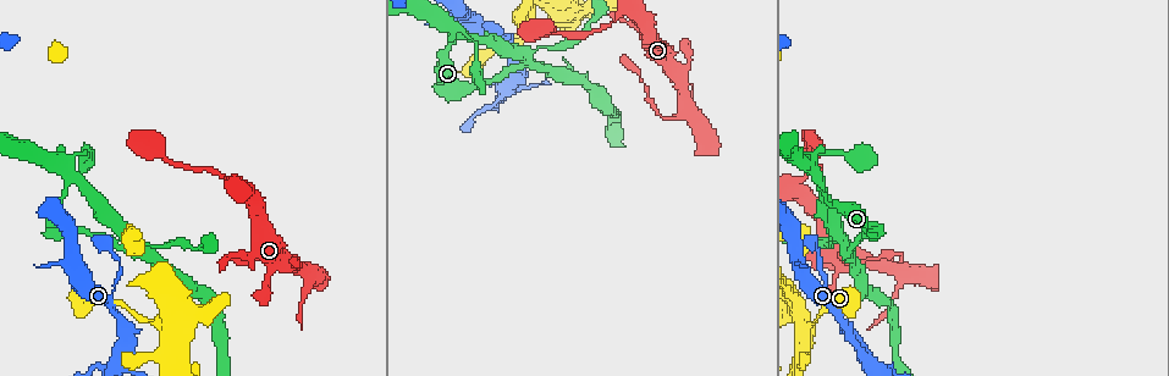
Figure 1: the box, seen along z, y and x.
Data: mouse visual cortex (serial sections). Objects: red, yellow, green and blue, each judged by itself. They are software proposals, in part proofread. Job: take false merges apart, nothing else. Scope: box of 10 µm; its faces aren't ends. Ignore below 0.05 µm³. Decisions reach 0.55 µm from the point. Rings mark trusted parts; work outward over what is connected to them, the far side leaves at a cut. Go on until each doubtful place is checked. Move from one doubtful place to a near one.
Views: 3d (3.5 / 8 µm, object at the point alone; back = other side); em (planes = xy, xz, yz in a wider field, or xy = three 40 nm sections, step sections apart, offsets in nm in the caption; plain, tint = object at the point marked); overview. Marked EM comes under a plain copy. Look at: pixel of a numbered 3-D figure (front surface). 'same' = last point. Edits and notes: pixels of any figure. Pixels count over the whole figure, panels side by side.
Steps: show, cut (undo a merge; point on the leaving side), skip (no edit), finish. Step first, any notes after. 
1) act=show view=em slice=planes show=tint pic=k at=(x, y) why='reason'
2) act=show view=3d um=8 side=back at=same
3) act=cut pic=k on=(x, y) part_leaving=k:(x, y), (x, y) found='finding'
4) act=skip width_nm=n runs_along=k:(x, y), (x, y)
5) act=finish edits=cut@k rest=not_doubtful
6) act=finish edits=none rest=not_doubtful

act=show view=em slice=planes show=tint pic=1 at=(817, 183) why='four-way junction'

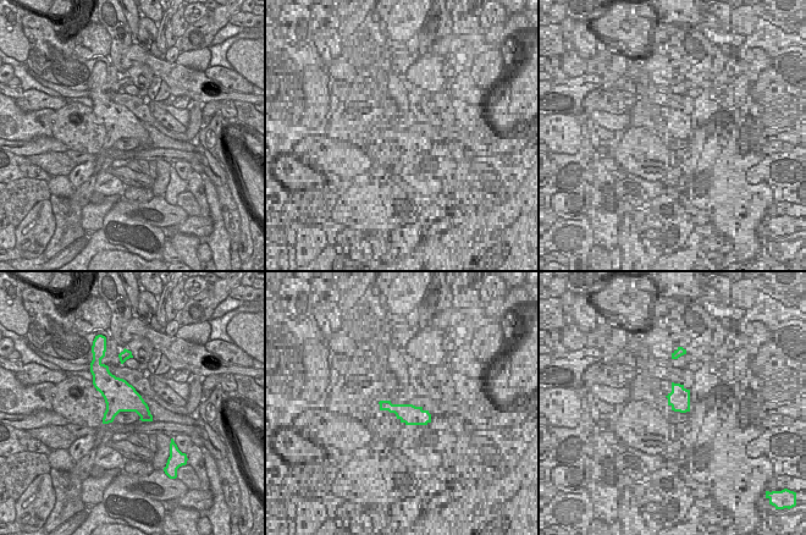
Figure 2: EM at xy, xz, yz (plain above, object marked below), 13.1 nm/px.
act=show view=3d um=3.5 at=same why='see where the arms go'

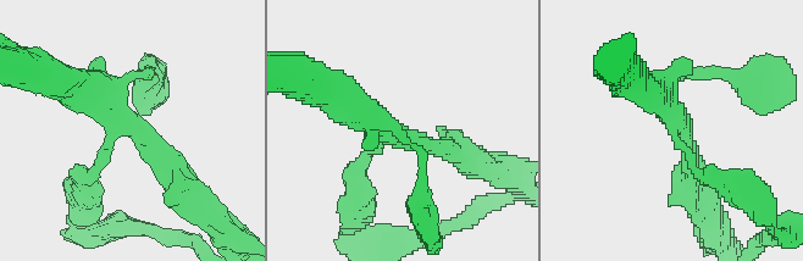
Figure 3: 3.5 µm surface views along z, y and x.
act=skip runs_along=3:(716, 178), (638, 84) found='all the same cell'

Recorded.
act=show view=3d um=3.5 pic=1 at=(898, 253) why='sharp bend'

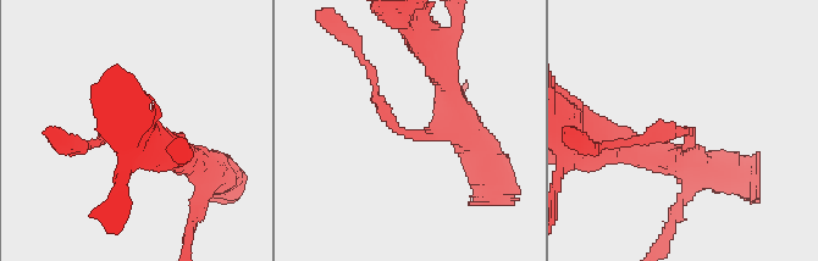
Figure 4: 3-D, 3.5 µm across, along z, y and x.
act=show view=em slice=xy step=2 show=tint pic=4 at=(679, 133)

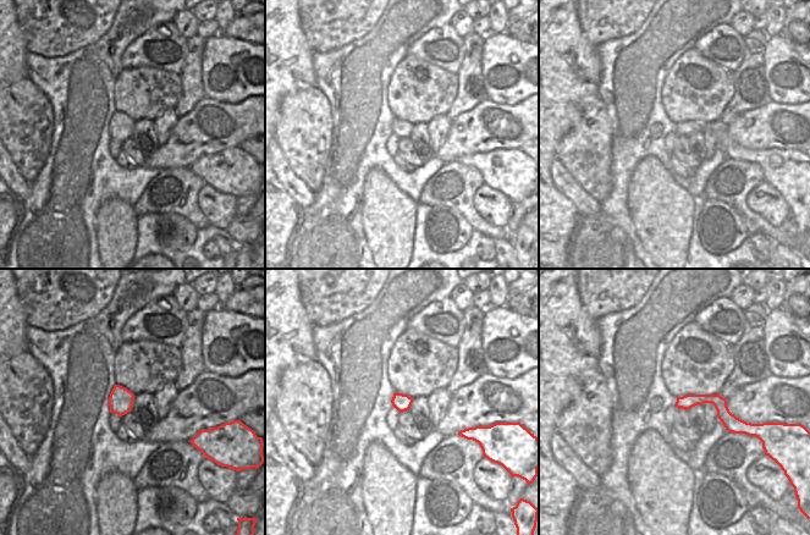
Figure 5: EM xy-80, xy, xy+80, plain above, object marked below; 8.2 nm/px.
act=show view=em slice=xy step=5 show=tint at=same why='another direction'

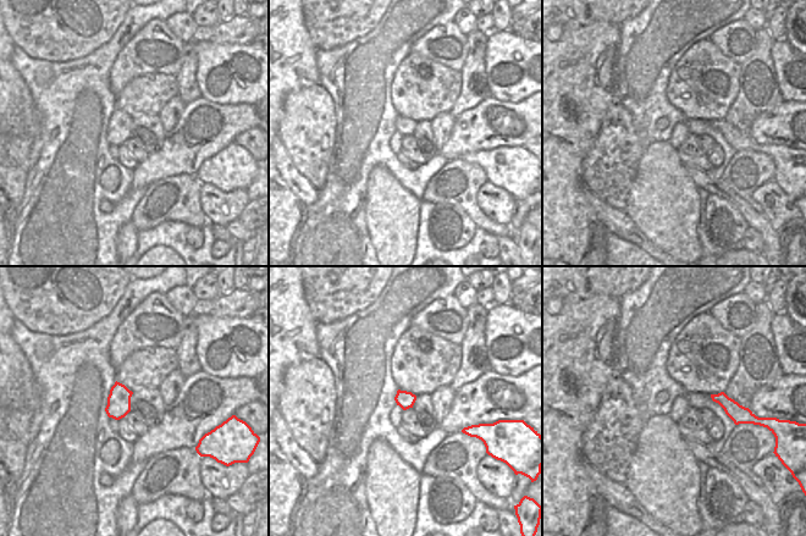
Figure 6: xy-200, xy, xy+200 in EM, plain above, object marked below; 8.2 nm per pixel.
act=skip runs_along=4:(451, 105), (429, 133), (398, 131), (360, 59) found='one cell here'

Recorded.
act=show view=3d um=8 side=back pic=1 at=(845, 249) why='abrupt turn'

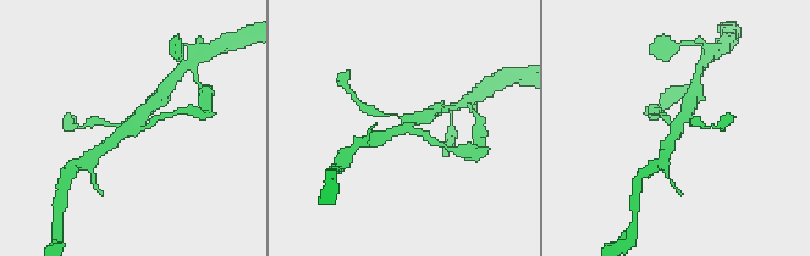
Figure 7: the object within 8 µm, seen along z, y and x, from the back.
act=show view=3d um=3.5 at=same why='closer look'

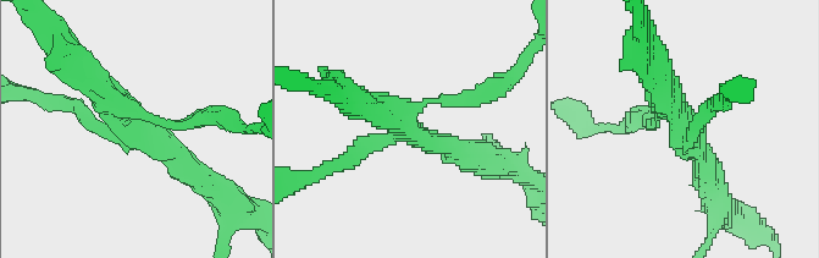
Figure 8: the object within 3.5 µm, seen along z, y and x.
act=show view=em slice=xy step=5 show=tint pic=8 at=(401, 133) why='need the tissue'

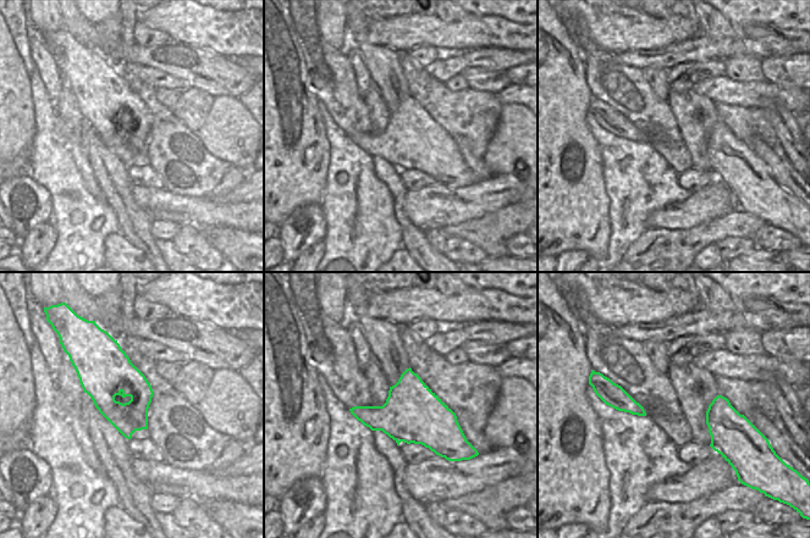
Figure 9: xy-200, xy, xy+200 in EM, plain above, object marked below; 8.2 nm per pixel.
act=skip runs_along=8:(66, 103), (193, 171) found='all the same cell'

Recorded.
act=finish edits=none rest=not_doubtful

